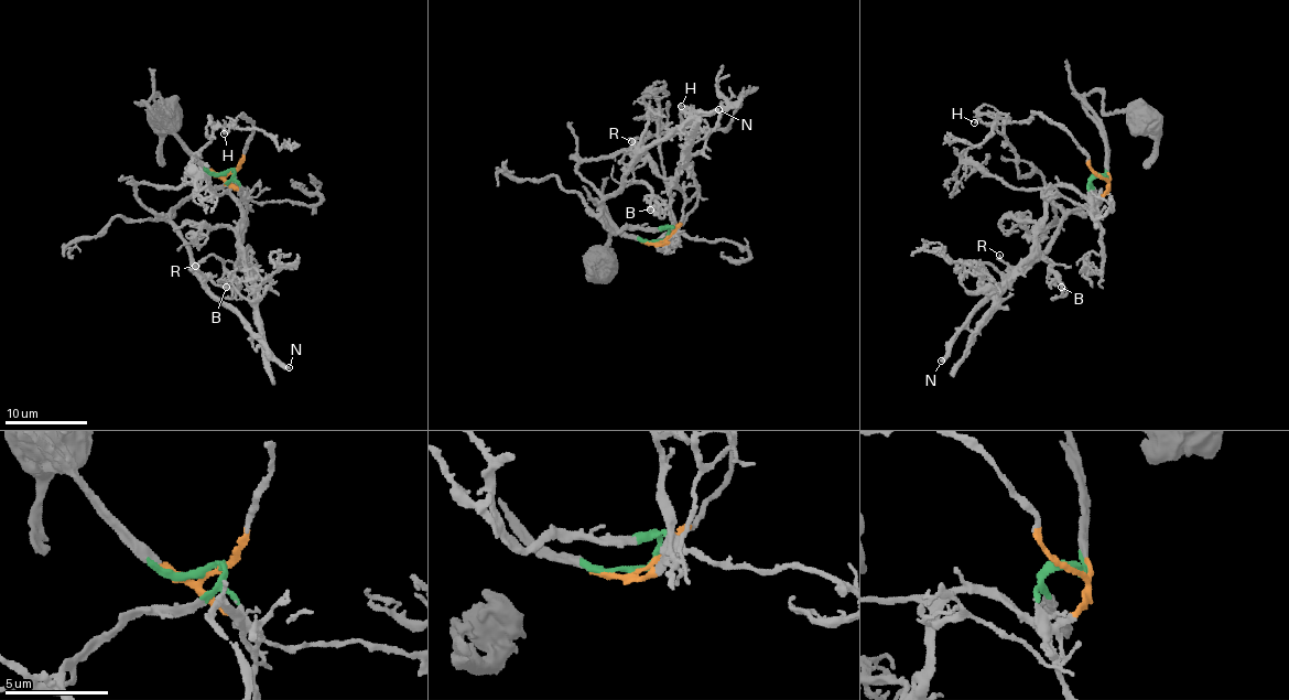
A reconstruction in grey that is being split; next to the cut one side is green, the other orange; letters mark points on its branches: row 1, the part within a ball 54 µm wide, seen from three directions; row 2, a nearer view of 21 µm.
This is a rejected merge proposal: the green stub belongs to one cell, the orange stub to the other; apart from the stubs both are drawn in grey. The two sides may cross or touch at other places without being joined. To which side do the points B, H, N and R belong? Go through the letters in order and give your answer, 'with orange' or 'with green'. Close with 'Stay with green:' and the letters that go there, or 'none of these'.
B: with green
H: with green
N: with green
R: with green
Stay with green: B, H, N, R

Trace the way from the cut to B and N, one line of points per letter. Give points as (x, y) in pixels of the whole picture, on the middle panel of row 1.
B: (662, 240), (668, 228), (616, 233), (607, 225), (602, 203), (627, 182), (642, 182), (664, 215), (650, 211)
N: (662, 240), (668, 228), (616, 233), (607, 225), (602, 203), (646, 149), (718, 109)

